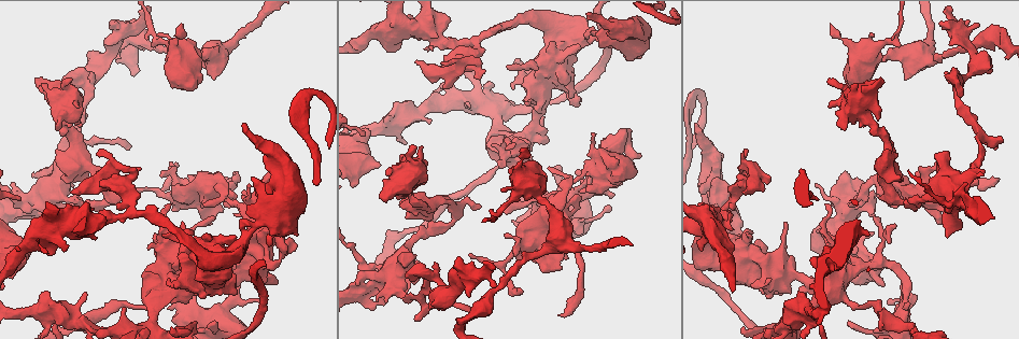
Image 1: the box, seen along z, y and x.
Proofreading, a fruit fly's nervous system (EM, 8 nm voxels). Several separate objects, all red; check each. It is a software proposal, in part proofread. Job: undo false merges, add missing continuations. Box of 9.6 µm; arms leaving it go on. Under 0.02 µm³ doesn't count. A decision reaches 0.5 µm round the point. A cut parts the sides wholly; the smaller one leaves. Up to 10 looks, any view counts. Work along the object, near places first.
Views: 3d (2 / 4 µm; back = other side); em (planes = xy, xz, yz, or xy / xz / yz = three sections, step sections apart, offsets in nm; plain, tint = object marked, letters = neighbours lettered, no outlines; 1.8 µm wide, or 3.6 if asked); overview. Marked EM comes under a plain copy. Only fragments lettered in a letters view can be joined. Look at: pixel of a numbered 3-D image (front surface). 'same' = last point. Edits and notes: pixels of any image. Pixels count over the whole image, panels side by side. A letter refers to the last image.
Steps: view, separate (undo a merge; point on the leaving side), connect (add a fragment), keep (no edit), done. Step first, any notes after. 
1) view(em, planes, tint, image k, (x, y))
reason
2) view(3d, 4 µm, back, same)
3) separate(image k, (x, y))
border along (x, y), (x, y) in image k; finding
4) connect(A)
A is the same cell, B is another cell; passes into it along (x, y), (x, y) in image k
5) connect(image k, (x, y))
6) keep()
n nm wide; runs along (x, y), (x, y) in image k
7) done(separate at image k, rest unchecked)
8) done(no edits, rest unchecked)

view(em, xy, step 16, tint, image 1, (241, 240))
calibre changes

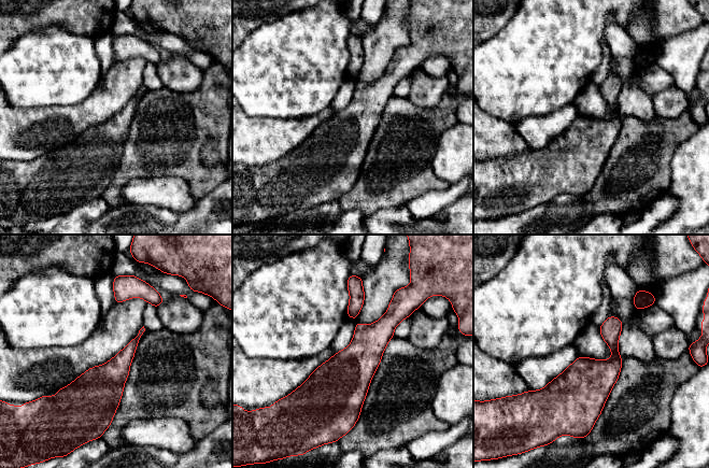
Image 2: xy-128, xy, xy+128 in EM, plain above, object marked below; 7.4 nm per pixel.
view(em, planes, letters, same)

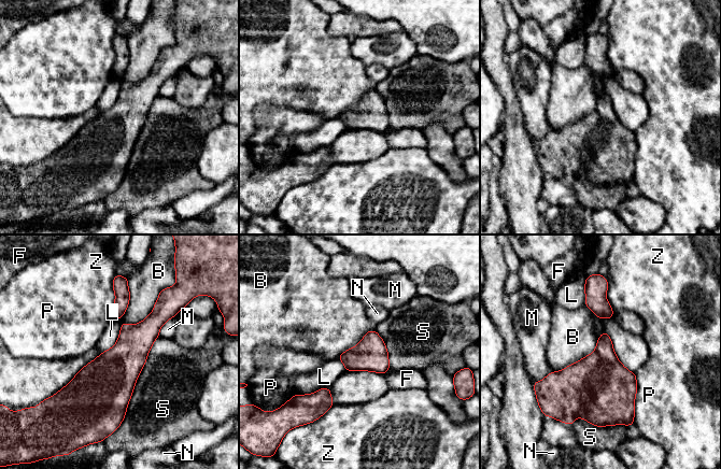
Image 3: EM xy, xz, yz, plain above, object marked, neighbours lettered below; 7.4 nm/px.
keep()
B, F, L, M, N, P, S and Z are other cells; border along (597, 339), (590, 354), (550, 372) in image 3; one neuron here

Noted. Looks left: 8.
view(em, planes, letters, image 1, (483, 73))
an open end

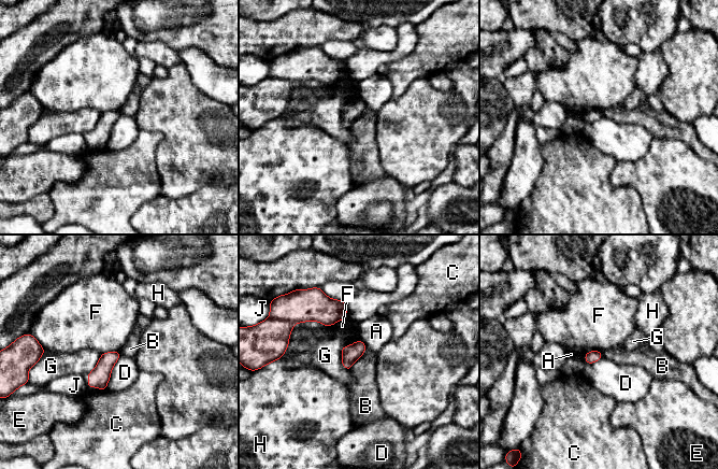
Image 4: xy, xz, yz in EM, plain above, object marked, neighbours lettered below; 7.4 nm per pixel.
keep()
A, B, C, D, E, F, G, H and J are other cells; border along (362, 353), (349, 370) in image 4; none of them fits

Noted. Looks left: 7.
view(3d, 4 µm, image 1, (972, 170))
sudden change in width

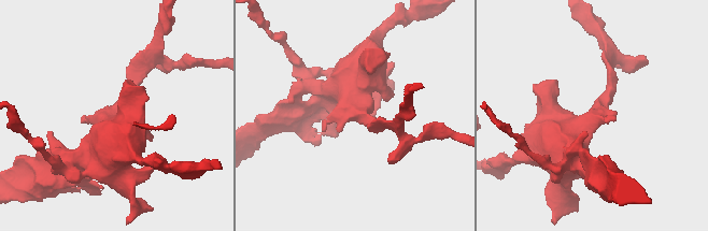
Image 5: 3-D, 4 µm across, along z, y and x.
view(em, 3.6 µm, yz, step 16, tint, image 5, (114, 111))

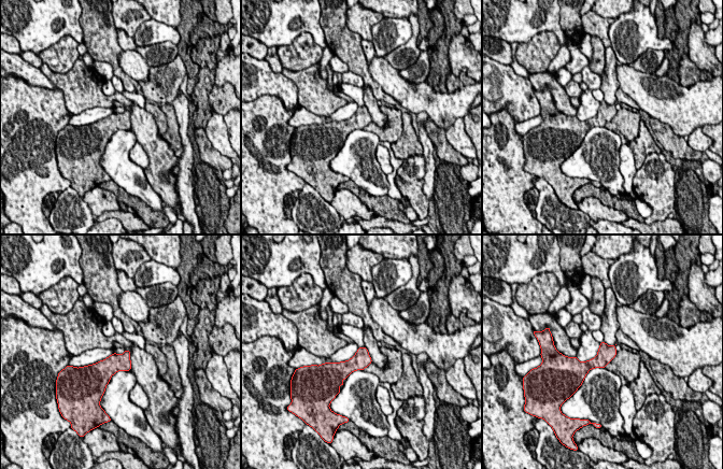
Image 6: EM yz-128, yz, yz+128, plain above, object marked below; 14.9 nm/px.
view(em, 3.6 µm, planes, letters, same)

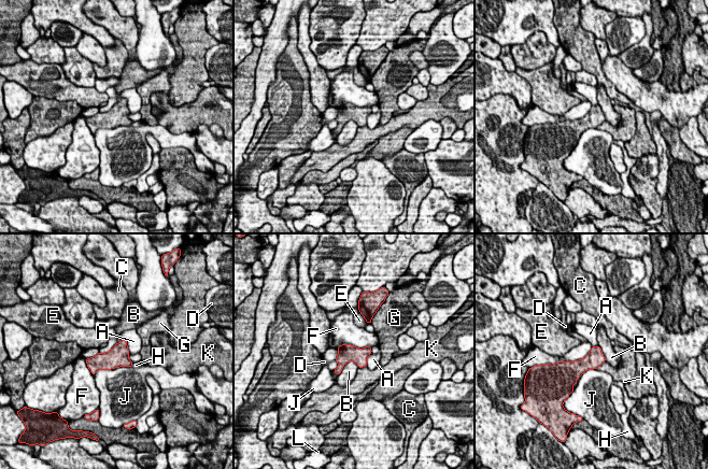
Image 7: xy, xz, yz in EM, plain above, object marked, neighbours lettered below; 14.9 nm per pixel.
keep()
A, B, C, D, E, F, G, H, J, K and L are other cells; border along (100, 353), (125, 340), (132, 363) in image 7; all the same neuron

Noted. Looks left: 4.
view(3d, 2 µm, back, image 1, (88, 83))
branch point

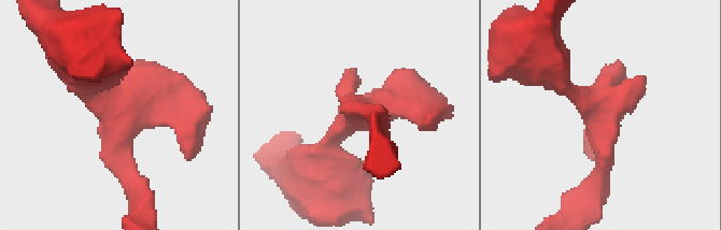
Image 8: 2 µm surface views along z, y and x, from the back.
view(em, yz, step 16, tint, image 8, (362, 114))
shape alone is not enough

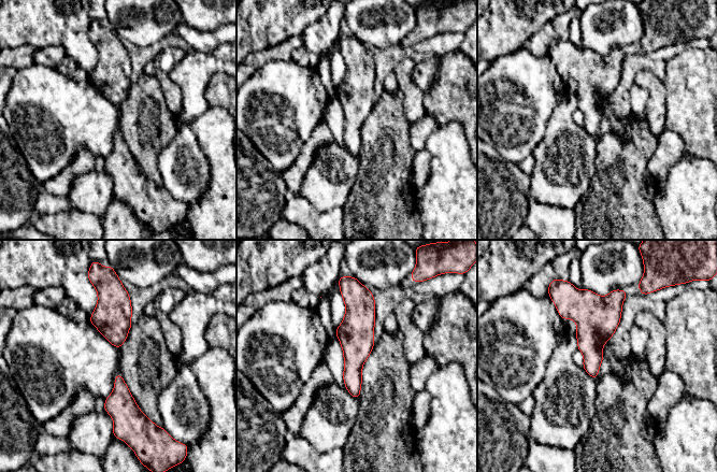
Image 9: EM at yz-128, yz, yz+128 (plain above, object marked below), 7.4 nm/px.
view(em, planes, letters, same)

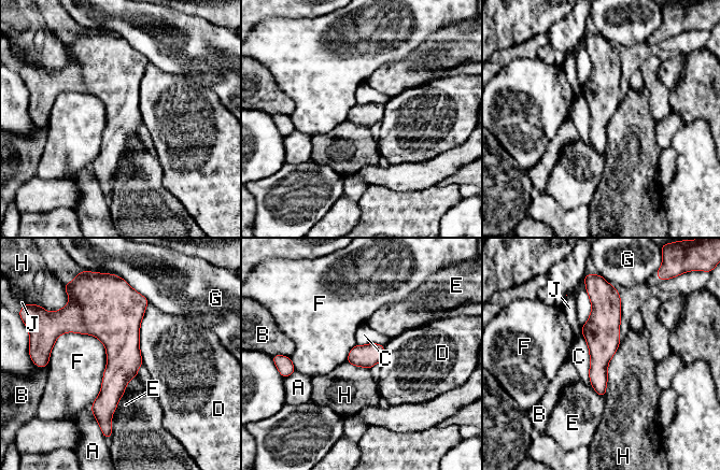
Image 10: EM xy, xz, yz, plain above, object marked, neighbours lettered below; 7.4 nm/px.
keep()
A, B, C, D, E, F, G, H and J are other cells; continuous, no second neuron

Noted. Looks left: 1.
done(no edits, rest unchecked)

